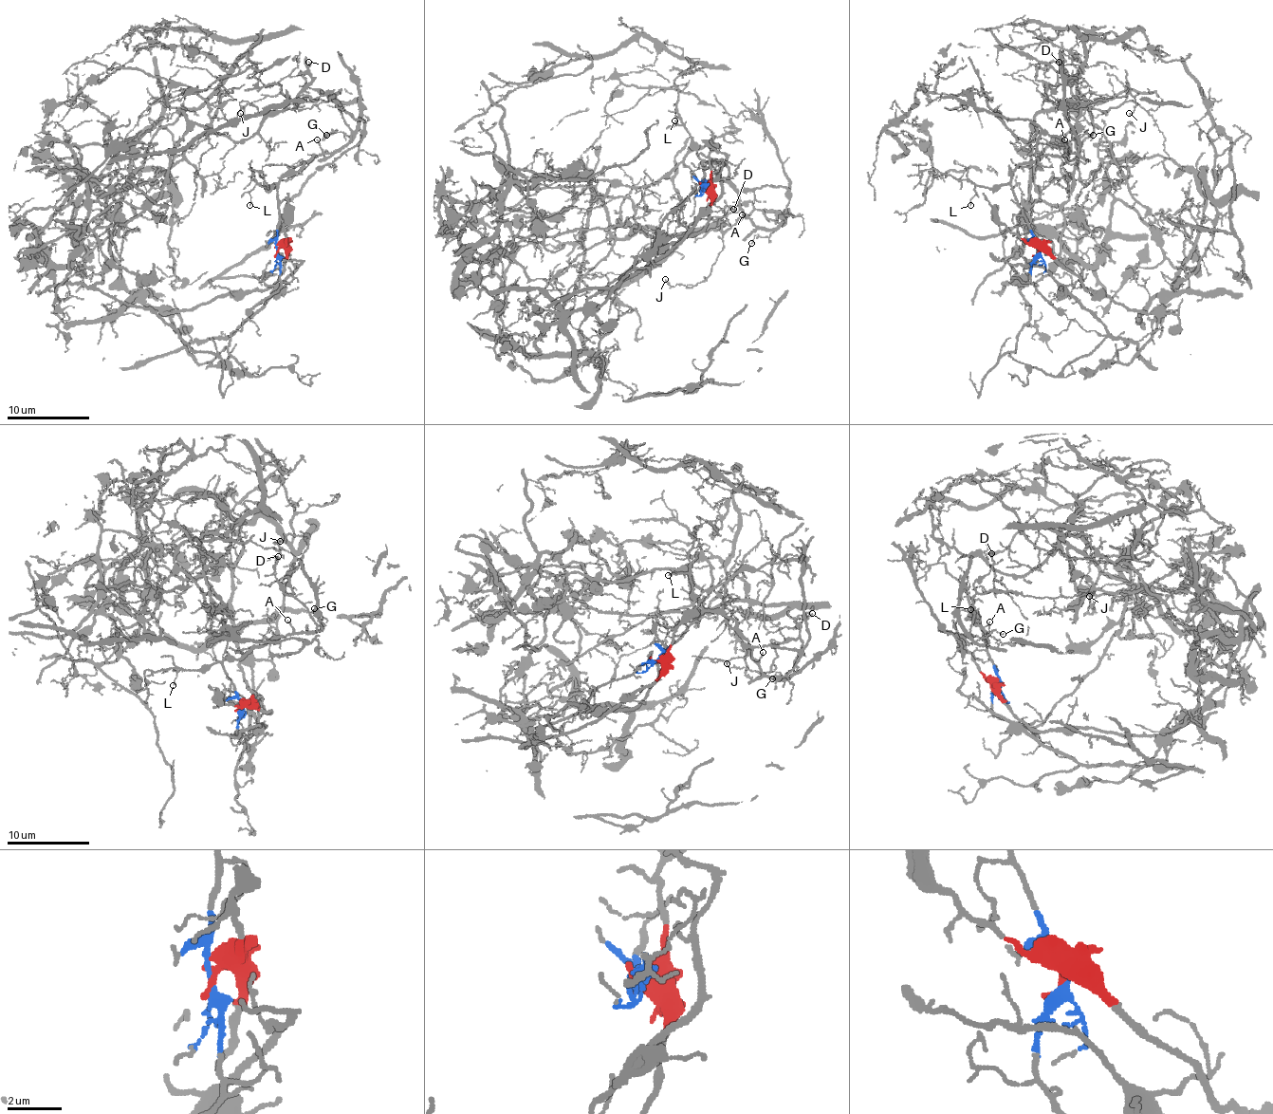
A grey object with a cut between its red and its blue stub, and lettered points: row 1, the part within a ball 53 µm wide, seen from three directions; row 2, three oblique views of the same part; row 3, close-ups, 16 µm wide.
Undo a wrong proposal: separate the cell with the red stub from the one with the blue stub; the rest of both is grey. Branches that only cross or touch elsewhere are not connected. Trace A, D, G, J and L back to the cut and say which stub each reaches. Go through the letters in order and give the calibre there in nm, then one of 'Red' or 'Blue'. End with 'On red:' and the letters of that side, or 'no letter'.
A: Thickness 130 nm. Blue
D: Thickness 120 nm. Blue
G: Thickness 100 nm. Blue
J: Thickness 100 nm. Blue
L: Thickness 110 nm. Blue
On red: no letter

